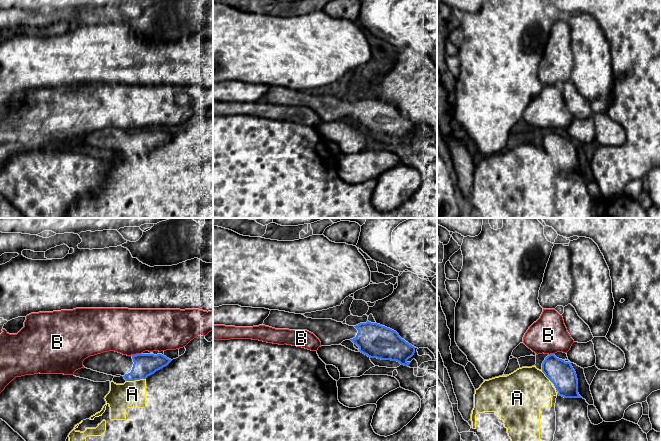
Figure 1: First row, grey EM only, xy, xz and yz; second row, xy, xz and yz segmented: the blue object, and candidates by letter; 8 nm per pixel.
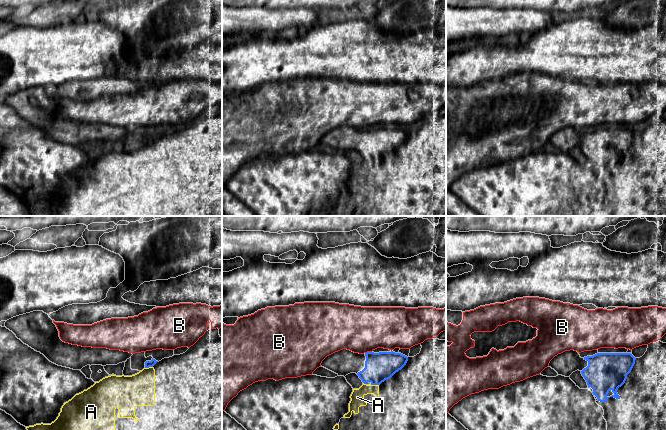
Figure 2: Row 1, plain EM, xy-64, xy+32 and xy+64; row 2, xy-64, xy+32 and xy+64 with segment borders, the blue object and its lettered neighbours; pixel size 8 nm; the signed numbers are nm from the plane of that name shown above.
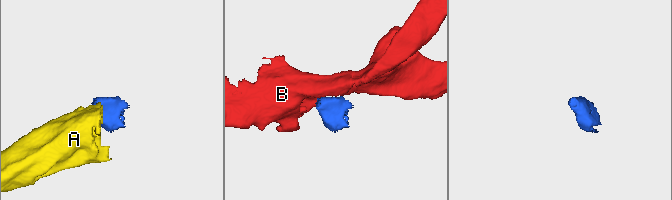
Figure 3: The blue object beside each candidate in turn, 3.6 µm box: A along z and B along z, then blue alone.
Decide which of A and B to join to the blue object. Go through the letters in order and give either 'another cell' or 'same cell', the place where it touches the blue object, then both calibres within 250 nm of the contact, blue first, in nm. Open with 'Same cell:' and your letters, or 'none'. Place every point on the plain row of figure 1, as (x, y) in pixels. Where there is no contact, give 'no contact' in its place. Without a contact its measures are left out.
Same cell: B
A: another cell; meets blue in xy at (135, 155); 180 nm thick on the blue side, 220 nm on the other
B: same cell; meets blue in xy at (135, 131); 180 nm thick on the blue side, 360 nm on the other

